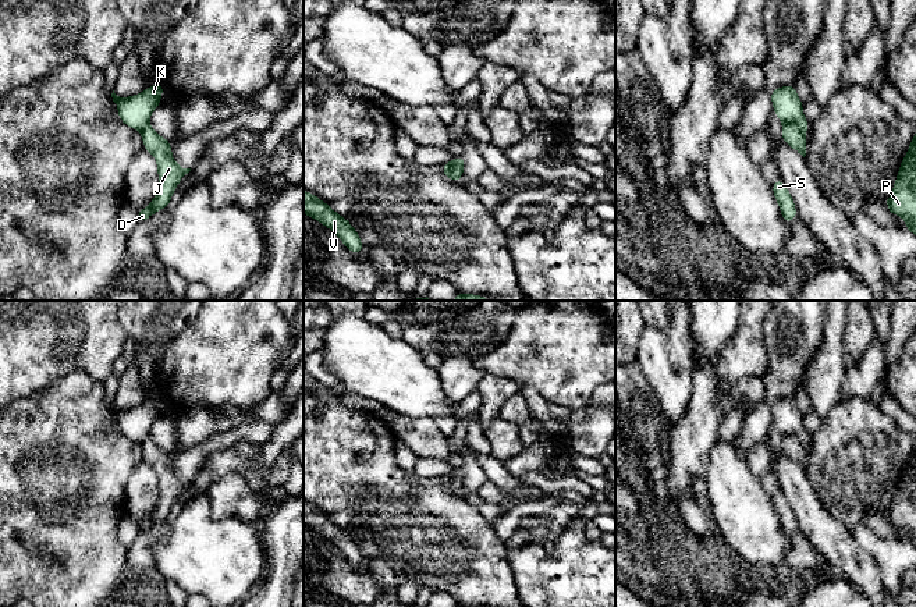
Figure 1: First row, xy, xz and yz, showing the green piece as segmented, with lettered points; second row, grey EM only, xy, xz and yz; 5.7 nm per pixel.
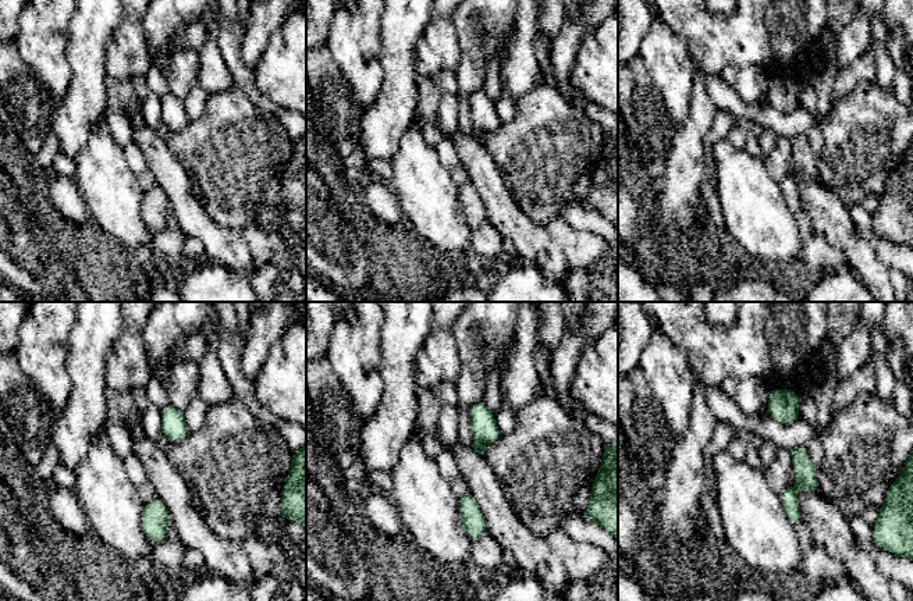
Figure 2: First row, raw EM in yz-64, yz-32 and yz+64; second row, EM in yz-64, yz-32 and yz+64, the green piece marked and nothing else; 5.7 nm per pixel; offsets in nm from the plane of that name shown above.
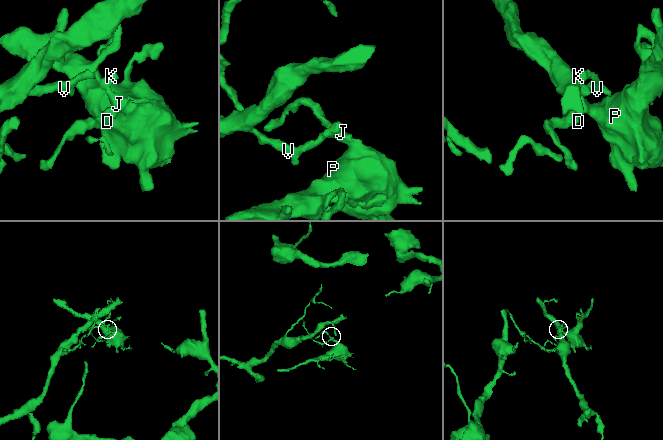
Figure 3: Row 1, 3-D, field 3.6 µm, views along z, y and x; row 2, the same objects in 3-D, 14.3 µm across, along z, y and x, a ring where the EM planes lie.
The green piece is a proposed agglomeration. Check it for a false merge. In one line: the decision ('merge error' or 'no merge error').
merge error

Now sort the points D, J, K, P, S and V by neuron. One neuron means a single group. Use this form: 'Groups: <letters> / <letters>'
Groups: D J P S / K V

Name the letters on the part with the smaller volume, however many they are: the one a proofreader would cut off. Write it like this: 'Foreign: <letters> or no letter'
Foreign: D, J, P, S

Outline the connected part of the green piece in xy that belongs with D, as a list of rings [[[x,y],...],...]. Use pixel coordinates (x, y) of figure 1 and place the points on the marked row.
[[[150,125],[142,131],[143,149],[157,161],[159,187],[155,198],[139,212],[139,220],[152,217],[156,212],[164,210],[171,203],[173,192],[191,168],[182,168],[173,159],[171,142],[160,136]]]

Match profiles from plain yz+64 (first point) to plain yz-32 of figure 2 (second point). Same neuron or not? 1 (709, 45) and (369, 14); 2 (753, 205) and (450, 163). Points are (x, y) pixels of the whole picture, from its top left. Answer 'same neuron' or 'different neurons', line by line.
1: different neurons
2: different neurons

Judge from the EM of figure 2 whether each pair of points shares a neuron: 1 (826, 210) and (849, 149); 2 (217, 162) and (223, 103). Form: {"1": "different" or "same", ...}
{"1": "different", "2": "same"}

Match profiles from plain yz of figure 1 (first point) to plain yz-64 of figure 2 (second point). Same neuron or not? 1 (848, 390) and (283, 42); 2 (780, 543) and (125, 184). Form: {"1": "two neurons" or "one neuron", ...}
{"1": "two neurons", "2": "one neuron"}

